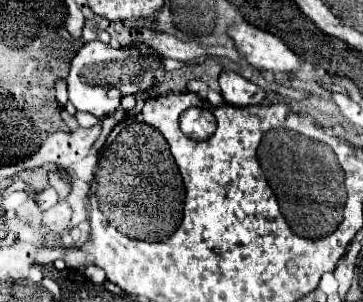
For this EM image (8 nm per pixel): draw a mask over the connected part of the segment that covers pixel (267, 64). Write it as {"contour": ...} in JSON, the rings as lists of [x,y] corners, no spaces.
{"contour":[[[239,23],[229,29],[239,55],[261,73],[291,75],[299,69],[301,57],[295,55],[279,37],[257,29],[249,23]]]}

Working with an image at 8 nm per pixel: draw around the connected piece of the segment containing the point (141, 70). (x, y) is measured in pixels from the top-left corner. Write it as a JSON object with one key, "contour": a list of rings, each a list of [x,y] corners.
{"contour":[[[101,41],[85,43],[73,57],[67,79],[69,101],[77,107],[77,111],[87,111],[93,113],[95,117],[103,117],[119,107],[123,95],[147,91],[157,81],[157,69],[161,69],[159,55],[147,49],[145,45],[139,45],[139,53],[143,55],[135,53],[137,53],[135,47],[113,49],[111,45],[105,45]]]}

